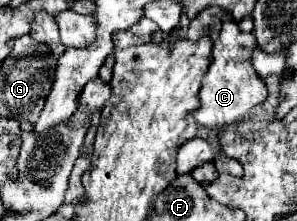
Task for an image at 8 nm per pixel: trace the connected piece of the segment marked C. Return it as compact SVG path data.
M232 17L222 21L220 37L214 41L212 63L202 79L200 87L200 109L194 111L194 119L208 129L222 129L226 125L242 121L242 117L258 103L266 101L266 83L254 73L250 63L250 53L254 51L256 37L252 33L242 33Z

